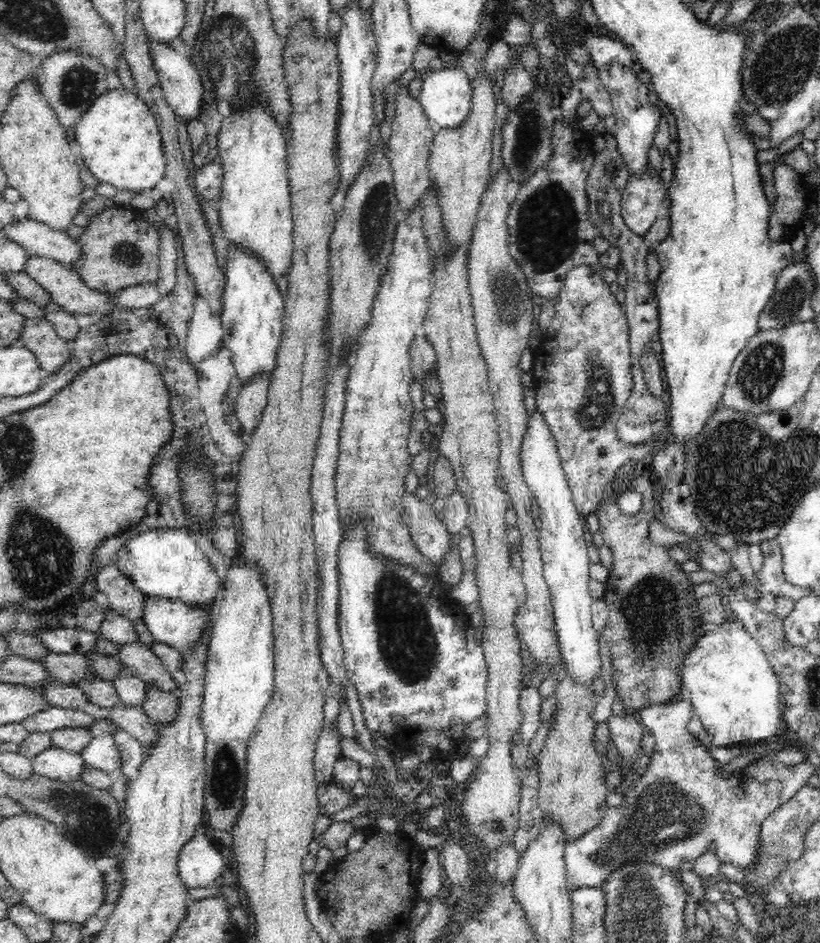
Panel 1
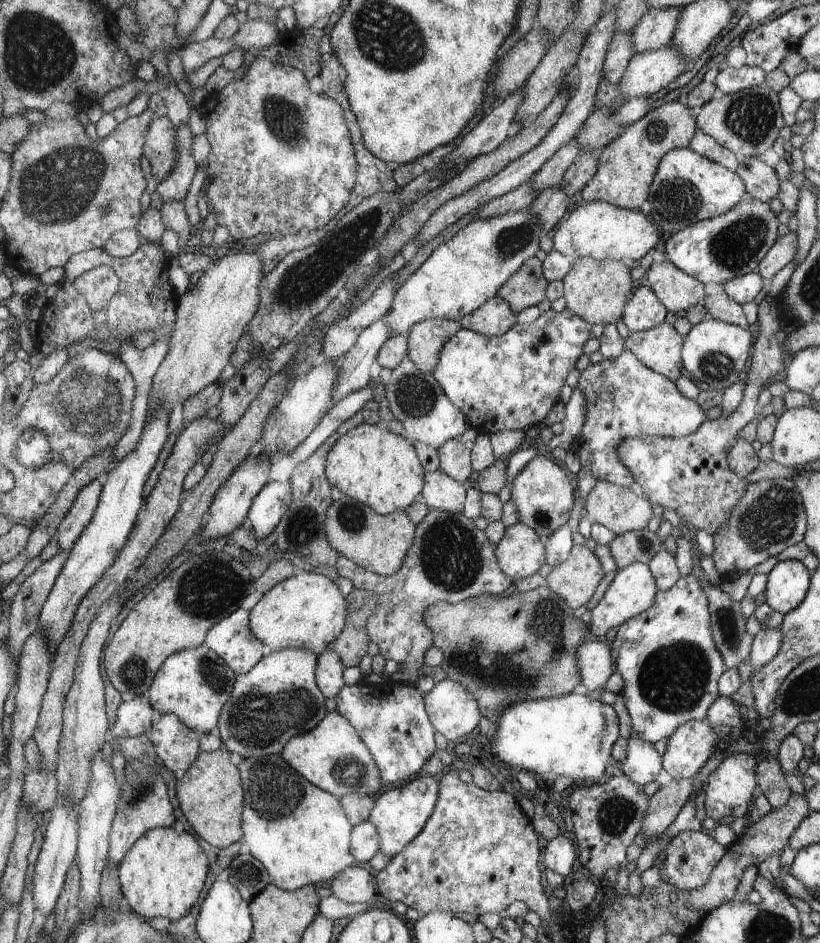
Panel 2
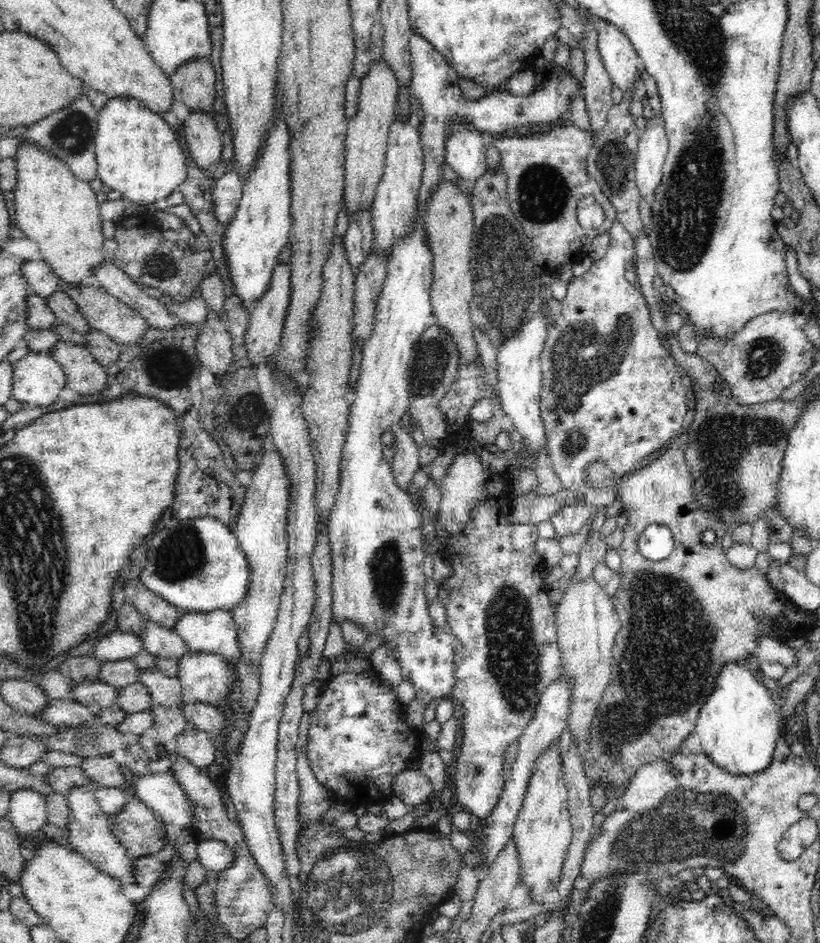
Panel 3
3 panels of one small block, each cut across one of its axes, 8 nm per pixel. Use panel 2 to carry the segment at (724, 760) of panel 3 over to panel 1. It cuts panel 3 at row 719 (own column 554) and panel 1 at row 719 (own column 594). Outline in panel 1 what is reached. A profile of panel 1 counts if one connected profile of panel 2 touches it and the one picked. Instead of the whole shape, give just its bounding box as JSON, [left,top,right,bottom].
[682,611,781,748]

